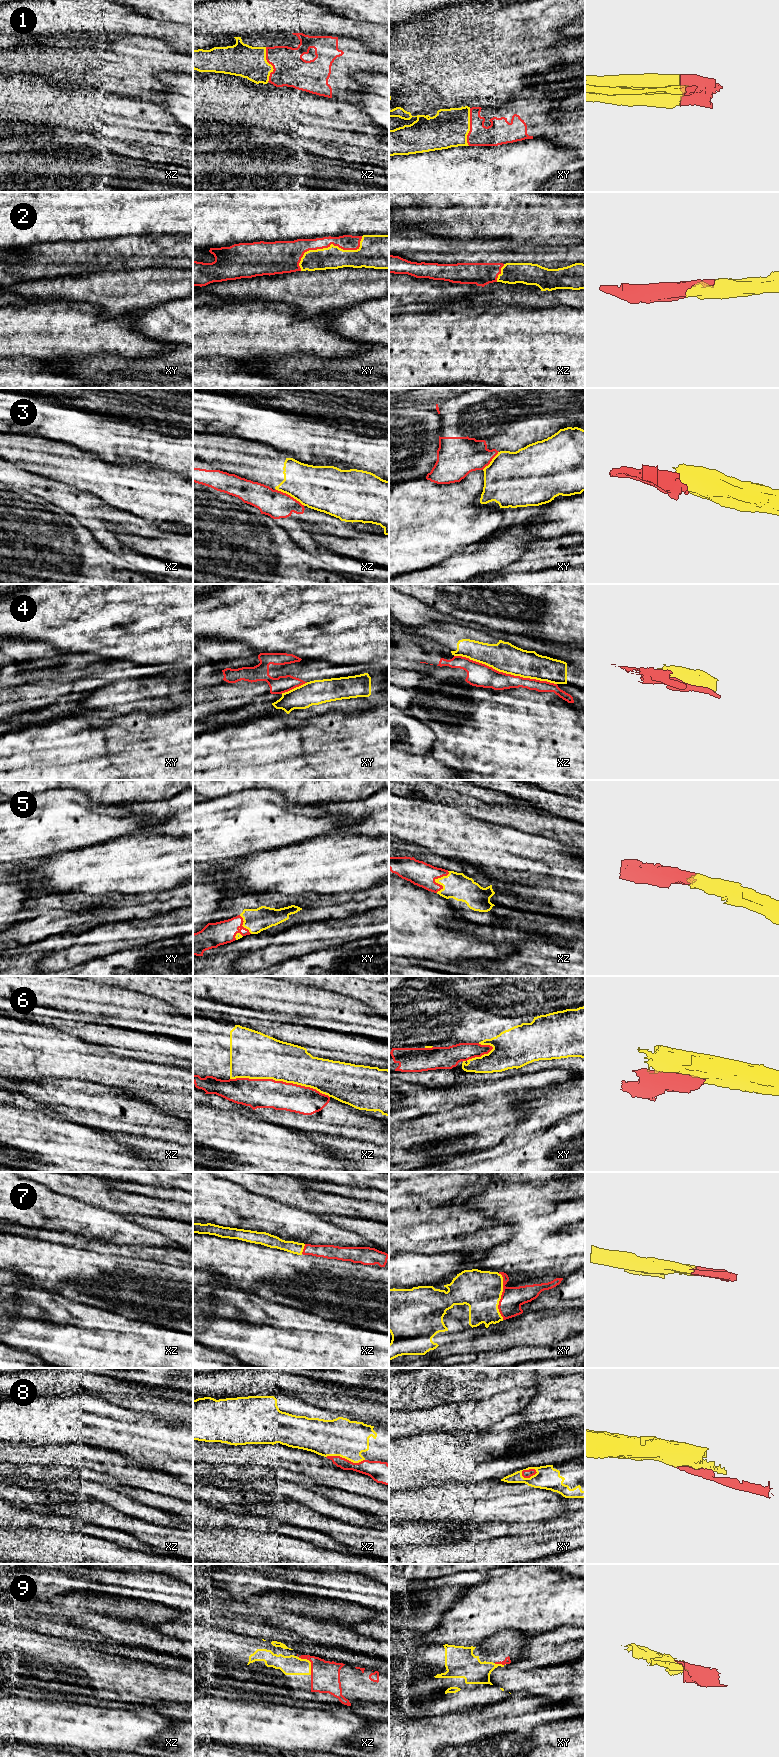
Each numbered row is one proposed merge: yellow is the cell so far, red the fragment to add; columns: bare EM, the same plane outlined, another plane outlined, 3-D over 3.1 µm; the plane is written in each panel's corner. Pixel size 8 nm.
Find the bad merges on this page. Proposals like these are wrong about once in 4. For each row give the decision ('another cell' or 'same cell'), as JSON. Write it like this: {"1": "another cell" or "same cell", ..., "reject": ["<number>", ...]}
{"1": "same cell", "2": "same cell", "3": "another cell", "4": "another cell", "5": "same cell", "6": "another cell", "7": "same cell", "8": "same cell", "9": "same cell", "reject": ["3", "4", "6"]}

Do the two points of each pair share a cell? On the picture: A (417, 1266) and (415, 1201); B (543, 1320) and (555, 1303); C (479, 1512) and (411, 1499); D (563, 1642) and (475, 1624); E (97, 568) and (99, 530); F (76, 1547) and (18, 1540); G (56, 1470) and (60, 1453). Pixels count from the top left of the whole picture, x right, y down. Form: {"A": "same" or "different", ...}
{"A": "different", "B": "different", "C": "same", "D": "different", "E": "different", "F": "same", "G": "different"}

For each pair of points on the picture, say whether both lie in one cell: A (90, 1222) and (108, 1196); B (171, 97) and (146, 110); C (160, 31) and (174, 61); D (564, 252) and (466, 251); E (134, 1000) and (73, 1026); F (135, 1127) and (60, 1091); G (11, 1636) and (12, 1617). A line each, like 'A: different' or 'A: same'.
A: different
B: different
C: different
D: same
E: different
F: same
G: different

